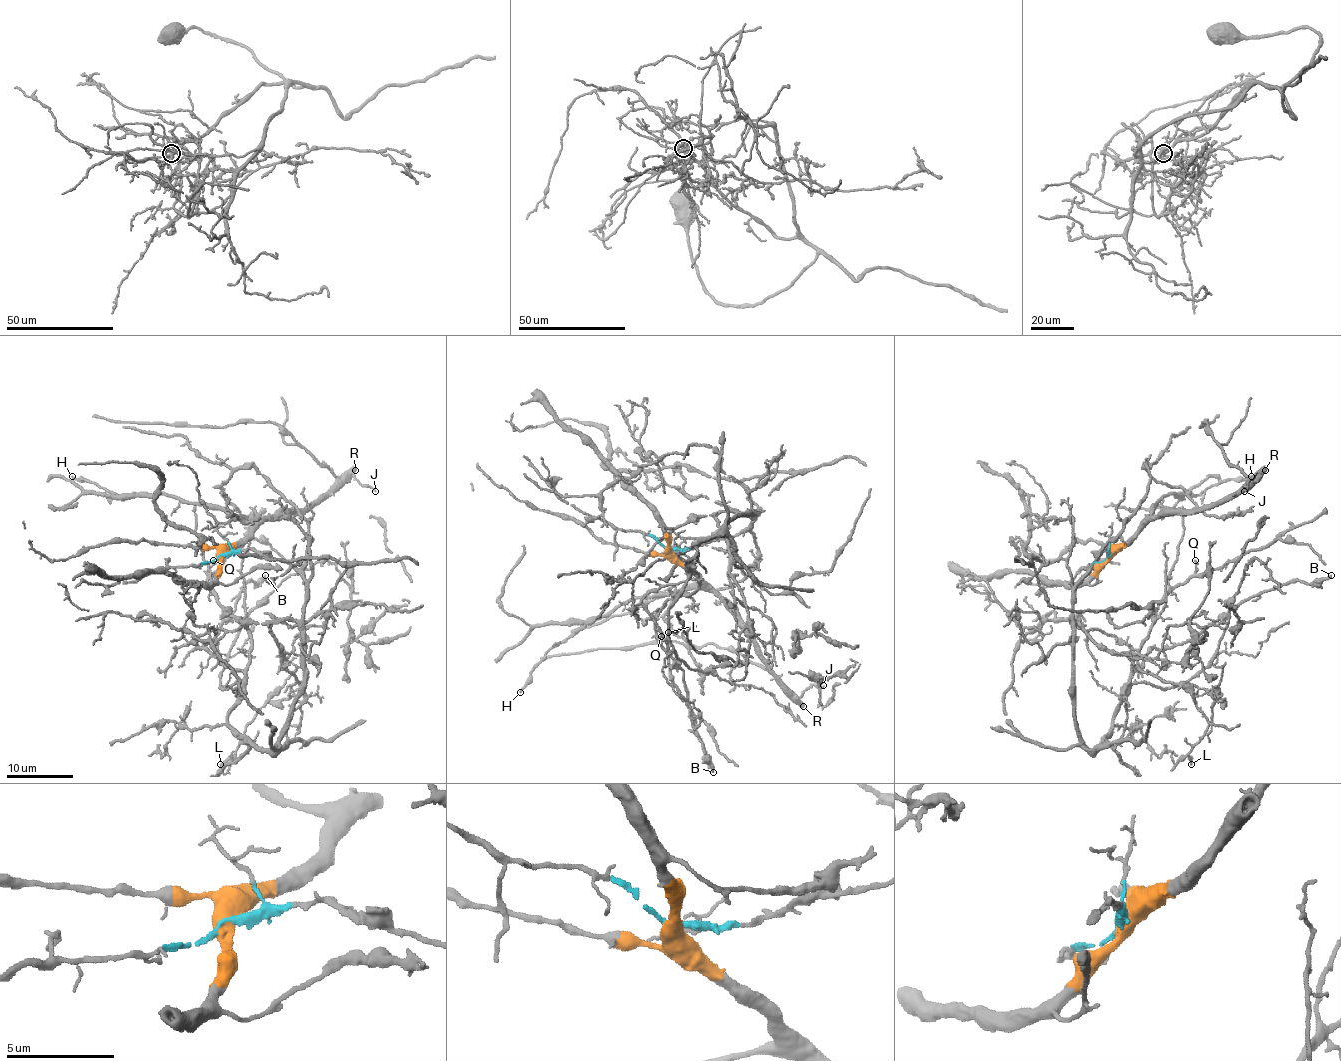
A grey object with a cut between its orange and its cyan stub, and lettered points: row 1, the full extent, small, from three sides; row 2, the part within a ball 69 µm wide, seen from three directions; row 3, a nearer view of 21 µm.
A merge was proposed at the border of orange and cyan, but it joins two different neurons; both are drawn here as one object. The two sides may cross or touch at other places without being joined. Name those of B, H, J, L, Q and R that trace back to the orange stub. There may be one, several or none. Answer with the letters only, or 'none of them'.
H, J, R

